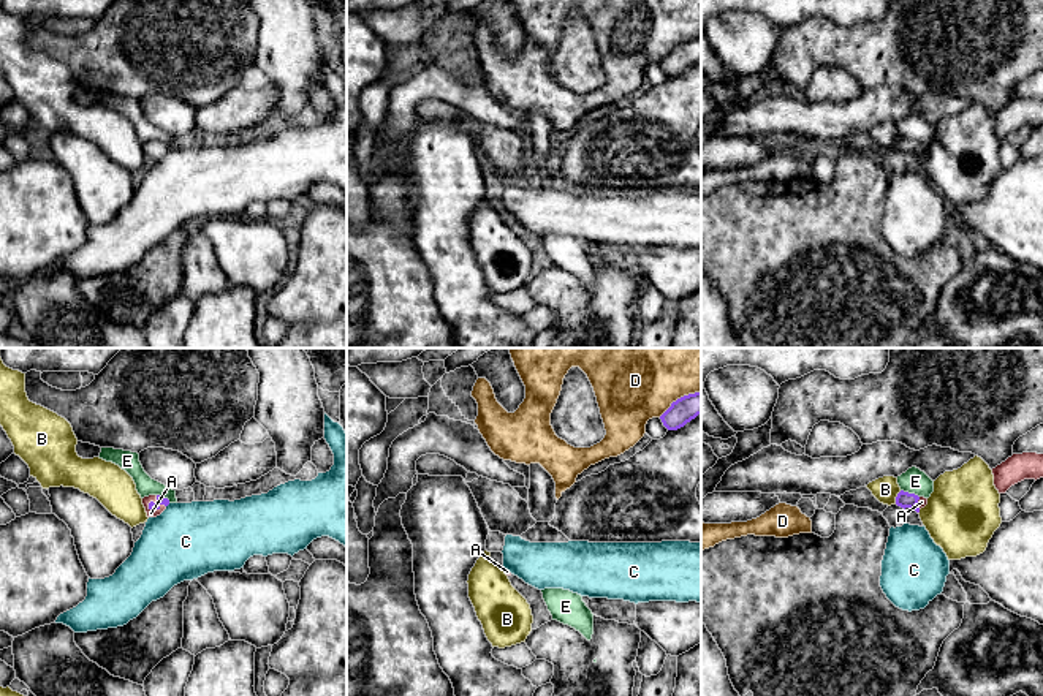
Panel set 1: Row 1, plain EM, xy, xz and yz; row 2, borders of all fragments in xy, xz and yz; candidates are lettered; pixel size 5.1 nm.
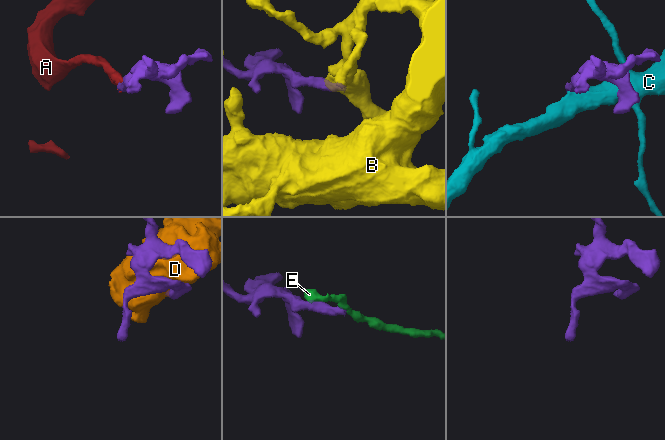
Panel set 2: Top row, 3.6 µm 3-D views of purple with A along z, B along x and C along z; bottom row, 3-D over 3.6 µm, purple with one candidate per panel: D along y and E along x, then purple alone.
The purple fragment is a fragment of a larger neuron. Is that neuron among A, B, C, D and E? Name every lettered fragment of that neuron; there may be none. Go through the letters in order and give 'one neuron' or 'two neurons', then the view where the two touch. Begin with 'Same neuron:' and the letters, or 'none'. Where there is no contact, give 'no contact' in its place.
Same neuron: A
A: one neuron | xy
B: two neurons | yz
C: two neurons | no contact
D: two neurons | xz
E: two neurons | yz

